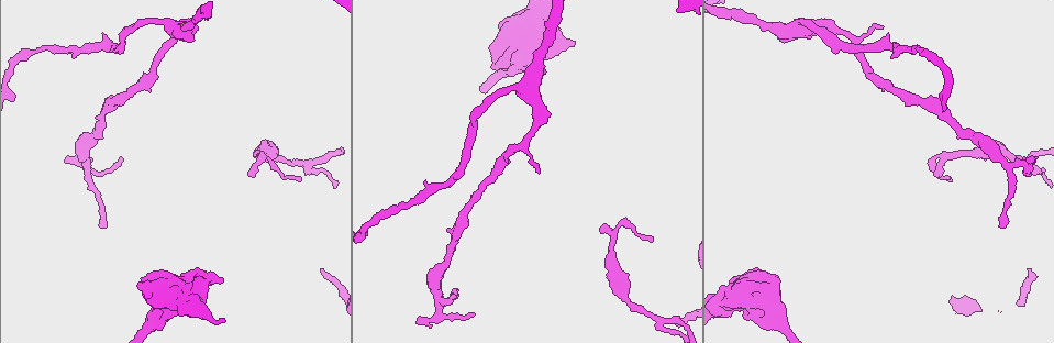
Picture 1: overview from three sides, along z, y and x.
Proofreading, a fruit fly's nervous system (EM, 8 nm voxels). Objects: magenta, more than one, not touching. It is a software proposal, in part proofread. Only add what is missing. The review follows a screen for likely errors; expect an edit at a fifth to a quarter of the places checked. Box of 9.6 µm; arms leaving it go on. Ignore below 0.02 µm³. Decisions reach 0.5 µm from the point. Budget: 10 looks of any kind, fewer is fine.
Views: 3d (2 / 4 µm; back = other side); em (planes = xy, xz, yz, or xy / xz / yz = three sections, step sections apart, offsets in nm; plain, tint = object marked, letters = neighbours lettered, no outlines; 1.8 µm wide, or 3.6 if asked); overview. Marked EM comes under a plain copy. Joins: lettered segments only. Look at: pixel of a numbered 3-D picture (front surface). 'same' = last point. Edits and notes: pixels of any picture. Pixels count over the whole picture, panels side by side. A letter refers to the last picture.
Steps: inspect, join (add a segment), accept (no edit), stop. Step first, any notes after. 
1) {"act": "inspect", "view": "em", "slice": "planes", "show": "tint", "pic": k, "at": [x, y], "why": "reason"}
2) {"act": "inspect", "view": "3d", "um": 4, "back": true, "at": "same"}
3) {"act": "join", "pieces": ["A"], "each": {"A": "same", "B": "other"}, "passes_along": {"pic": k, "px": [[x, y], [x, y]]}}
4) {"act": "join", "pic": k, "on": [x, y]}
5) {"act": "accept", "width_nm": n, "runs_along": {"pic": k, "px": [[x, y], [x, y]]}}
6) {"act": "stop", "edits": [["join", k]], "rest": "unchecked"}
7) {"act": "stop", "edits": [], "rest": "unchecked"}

{"act": "inspect", "view": "3d", "um": 4, "pic": 1, "at": [1028, 162], "why": "thin end"}

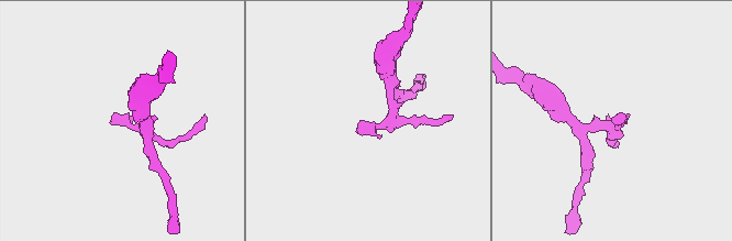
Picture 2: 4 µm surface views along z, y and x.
{"act": "inspect", "view": "em", "slice": "planes", "show": "letters", "pic": 2, "at": [361, 123]}

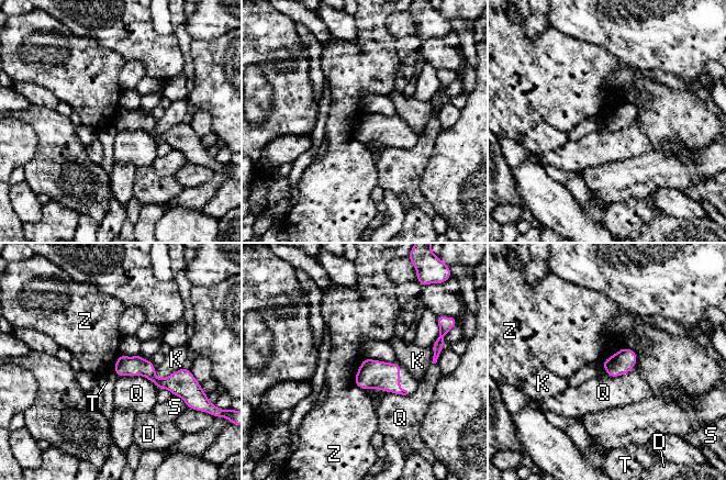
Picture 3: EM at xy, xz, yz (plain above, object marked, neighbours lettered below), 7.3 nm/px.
{"act": "accept", "each": {"D": "other", "K": "other", "Q": "other", "S": "other", "T": "other", "Z": "other"}, "border": {"pic": 3, "px": [[362, 359], [354, 382], [364, 390]]}, "found": "no lettered segment goes on from it"}

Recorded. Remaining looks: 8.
{"act": "inspect", "view": "3d", "um": 2, "pic": 1, "at": [1003, 226], "why": "thin end"}

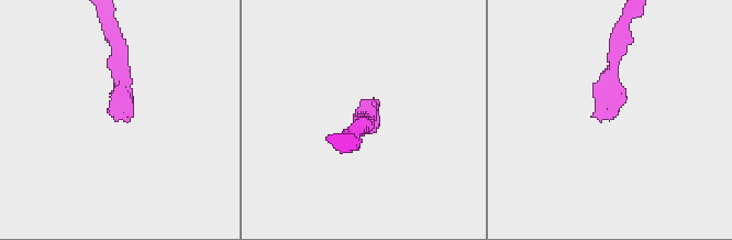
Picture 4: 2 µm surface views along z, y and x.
{"act": "inspect", "view": "em", "slice": "xy", "step": 4, "show": "letters", "pic": 4, "at": [603, 118]}

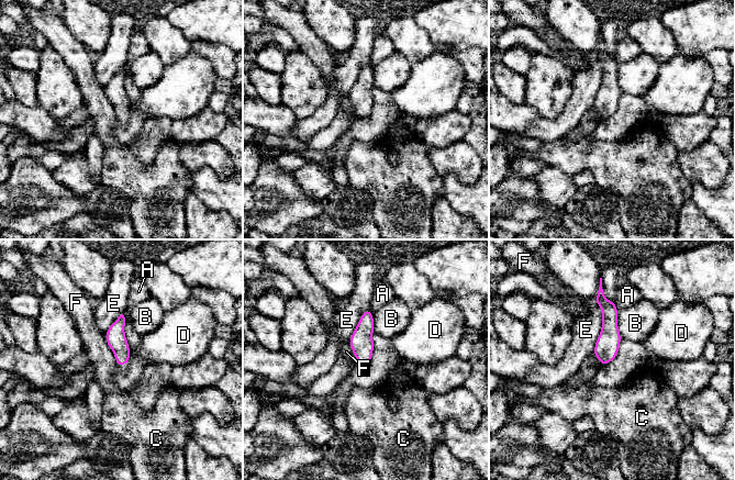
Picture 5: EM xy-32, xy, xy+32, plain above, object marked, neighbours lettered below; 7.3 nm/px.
{"act": "inspect", "view": "em", "slice": "yz", "step": 16, "show": "letters", "at": "same"}

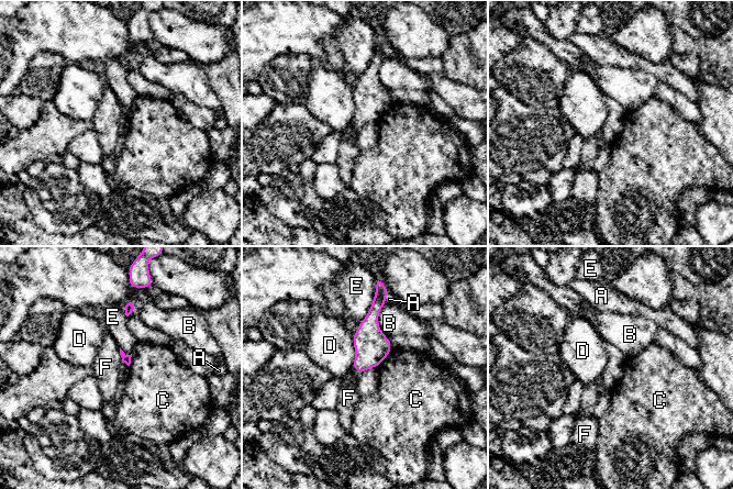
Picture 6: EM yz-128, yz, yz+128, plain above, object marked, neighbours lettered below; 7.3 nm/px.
{"act": "accept", "each": {"A": "other", "B": "other", "C": "other", "D": "other", "E": "other", "F": "other"}, "border": {"pic": 6, "px": [[119, 348], [122, 362]]}, "found": "no lettered segment goes on from it"}

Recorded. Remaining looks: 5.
{"act": "inspect", "view": "3d", "um": 4, "pic": 1, "at": [495, 45]}

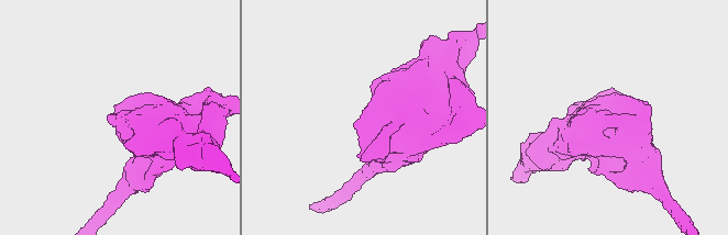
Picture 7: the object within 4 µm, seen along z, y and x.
{"act": "inspect", "view": "em", "slice": "xz", "step": 4, "show": "tint", "pic": 7, "at": [606, 110]}

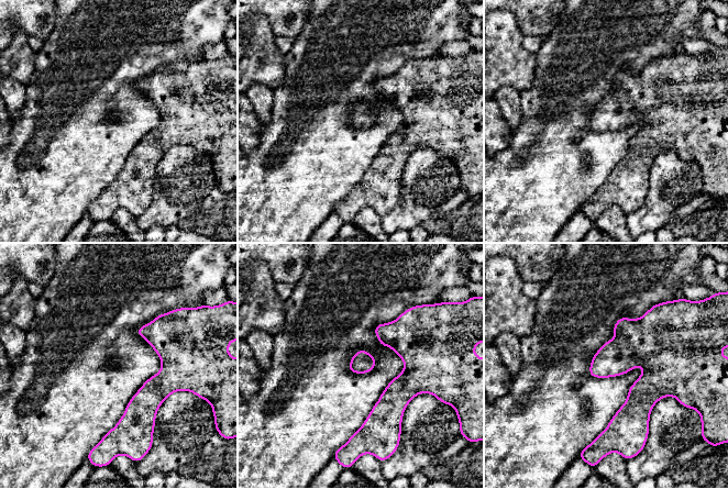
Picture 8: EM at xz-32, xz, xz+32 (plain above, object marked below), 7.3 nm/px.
{"act": "inspect", "view": "em", "slice": "planes", "show": "letters", "at": "same", "why": "cut it another way"}

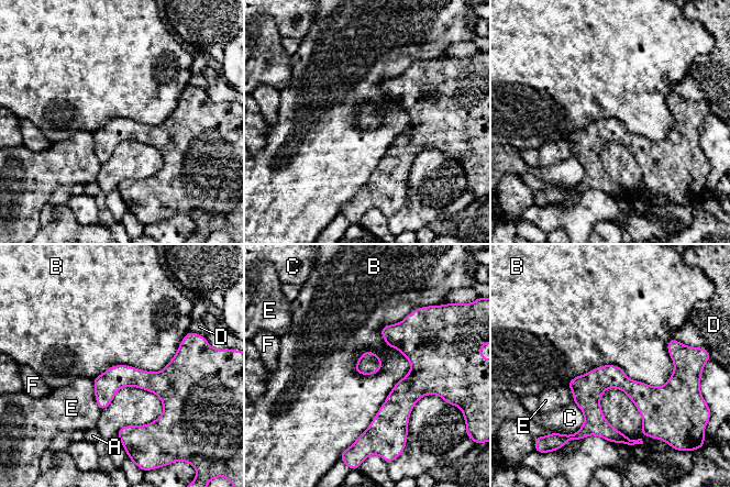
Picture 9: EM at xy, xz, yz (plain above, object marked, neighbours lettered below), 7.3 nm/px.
{"act": "accept", "each": {"A": "other", "B": "other", "C": "other", "D": "other", "E": "other", "F": "other"}, "border": {"pic": 9, "px": [[416, 308], [353, 442]]}, "found": "none of them fits"}

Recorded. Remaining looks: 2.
{"act": "inspect", "view": "em", "slice": "xy", "step": 16, "show": "letters", "pic": 1, "at": [934, 175], "why": "an open end"}

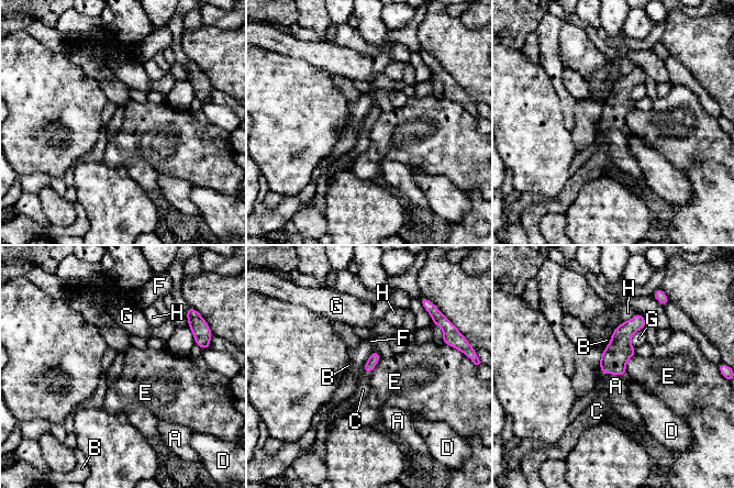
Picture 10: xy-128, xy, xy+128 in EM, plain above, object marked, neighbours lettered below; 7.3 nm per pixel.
{"act": "inspect", "view": "em", "slice": "planes", "show": "letters", "at": "same"}

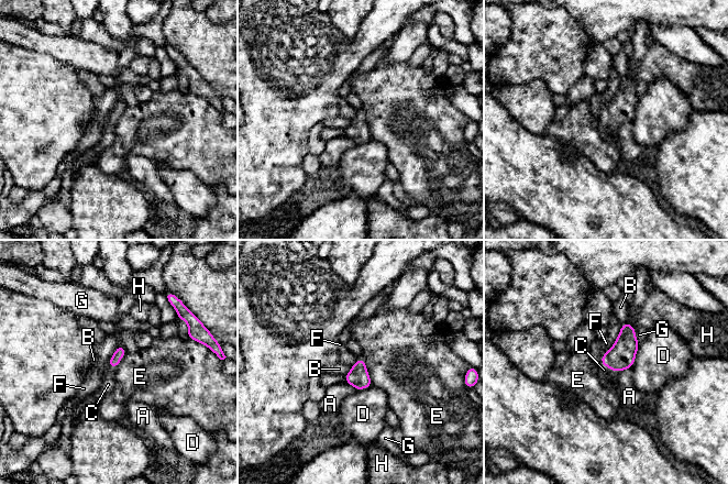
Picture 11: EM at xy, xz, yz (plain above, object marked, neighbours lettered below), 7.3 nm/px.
{"act": "join", "pieces": ["C"], "each": {"A": "other", "B": "other", "C": "same", "D": "other", "E": "other", "F": "other", "G": "other", "H": "other"}, "found": "it goes on there"}

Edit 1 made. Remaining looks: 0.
{"act": "stop", "edits": [["join", 11]], "rest": "unchecked"}

